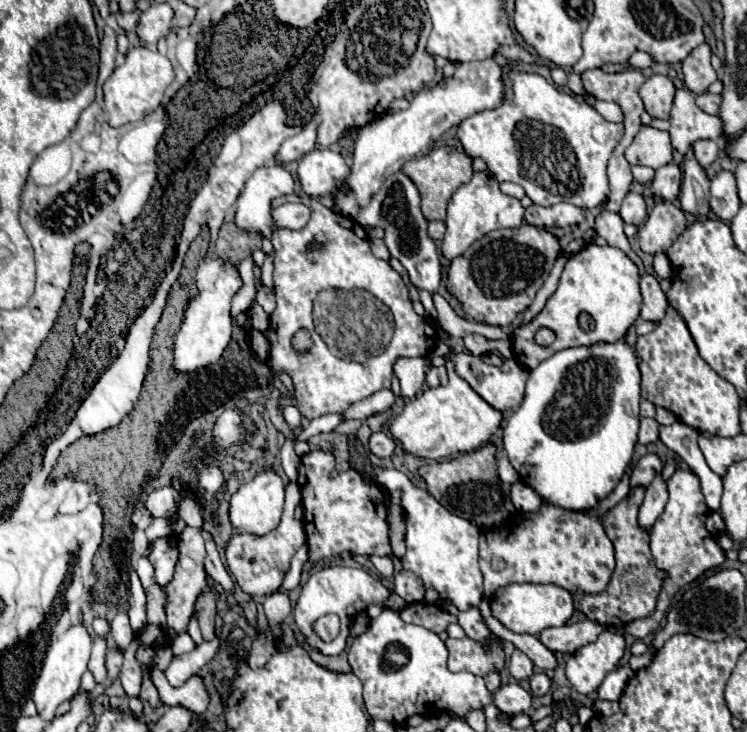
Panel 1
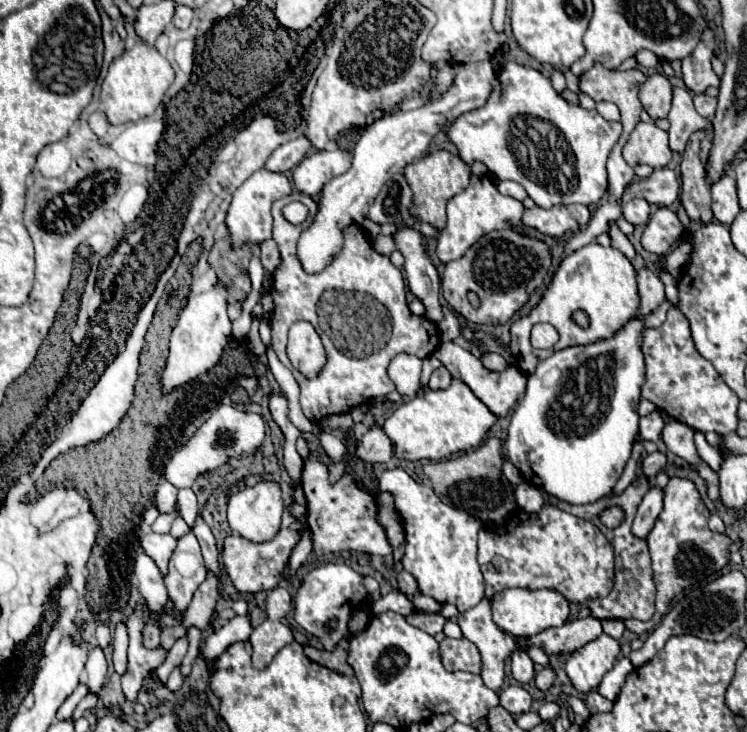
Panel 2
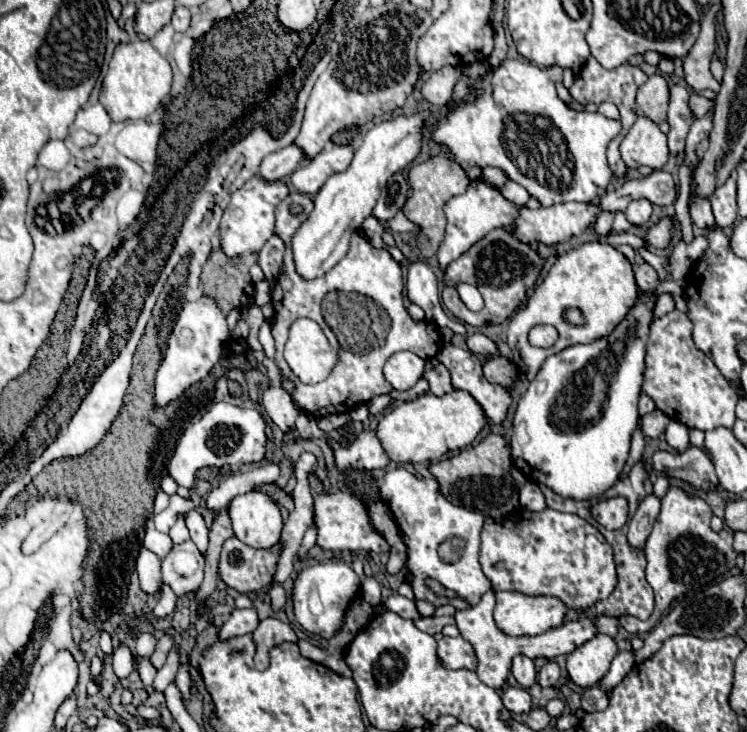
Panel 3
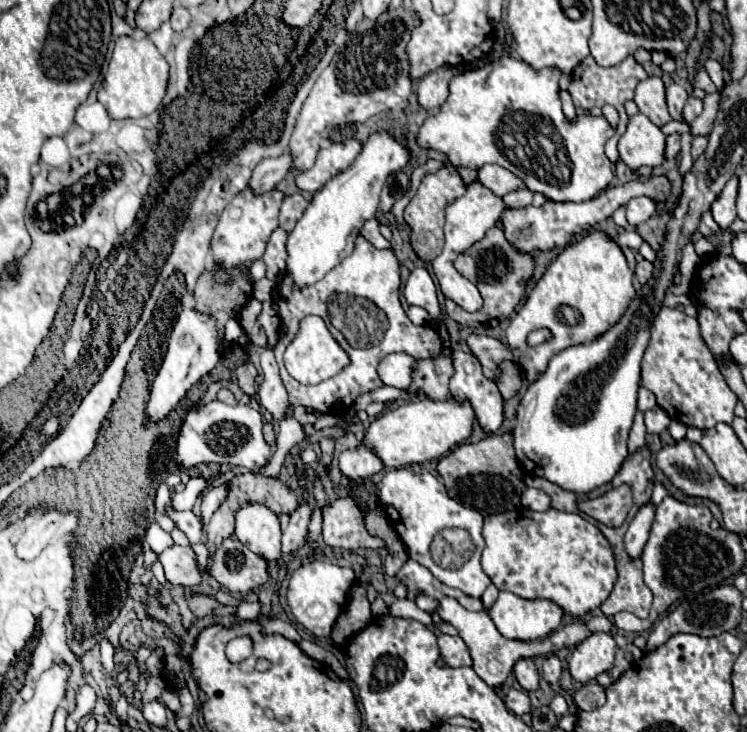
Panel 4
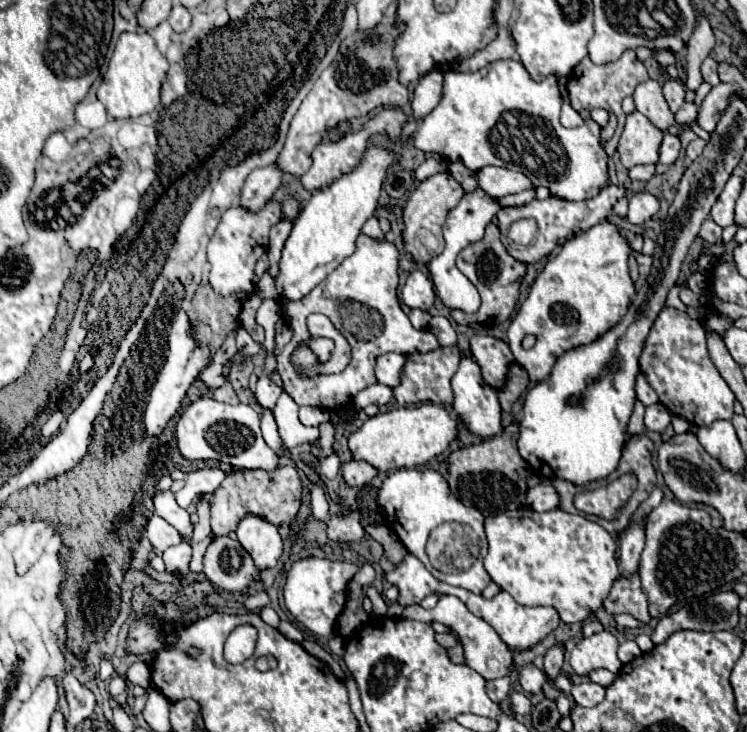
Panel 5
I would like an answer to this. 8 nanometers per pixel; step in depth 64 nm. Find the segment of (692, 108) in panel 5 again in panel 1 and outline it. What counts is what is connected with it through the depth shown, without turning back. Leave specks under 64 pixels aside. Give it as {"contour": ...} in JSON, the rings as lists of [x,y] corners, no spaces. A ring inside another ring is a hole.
{"contour":[[[704,92],[700,96],[696,96],[696,104],[702,112],[706,114],[718,114],[718,108],[720,108],[720,96],[718,94],[710,94],[710,92]]]}

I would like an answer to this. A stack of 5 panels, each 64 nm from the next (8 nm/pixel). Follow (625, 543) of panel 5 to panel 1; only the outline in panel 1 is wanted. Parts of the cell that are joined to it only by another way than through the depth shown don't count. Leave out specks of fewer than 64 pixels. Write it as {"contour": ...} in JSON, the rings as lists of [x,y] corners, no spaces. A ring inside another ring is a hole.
{"contour":[[[658,474],[656,480],[648,486],[644,502],[640,506],[638,512],[638,524],[644,530],[650,530],[652,524],[656,522],[656,518],[660,516],[660,512],[664,510],[664,504],[668,502],[668,490],[666,490],[666,482],[662,480],[662,476]]]}

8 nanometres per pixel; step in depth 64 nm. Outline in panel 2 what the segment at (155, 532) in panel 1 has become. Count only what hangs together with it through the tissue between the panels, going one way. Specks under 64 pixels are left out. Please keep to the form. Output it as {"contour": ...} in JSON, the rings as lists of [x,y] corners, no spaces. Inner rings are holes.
{"contour":[[[178,504],[174,506],[174,510],[168,514],[160,514],[154,524],[152,525],[152,530],[156,533],[169,533],[171,529],[171,525],[174,522],[174,518],[176,516],[180,516],[180,512],[178,512]]]}

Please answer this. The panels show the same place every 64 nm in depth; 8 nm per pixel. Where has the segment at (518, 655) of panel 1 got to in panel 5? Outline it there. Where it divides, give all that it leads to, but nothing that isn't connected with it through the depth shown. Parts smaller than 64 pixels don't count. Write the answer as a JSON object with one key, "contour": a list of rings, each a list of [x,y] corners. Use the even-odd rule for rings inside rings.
{"contour":[[[534,664],[522,666],[518,670],[518,676],[520,676],[520,684],[522,684],[524,692],[528,692],[528,694],[538,694],[542,690],[542,684],[548,680],[546,674],[540,668],[536,668]]]}

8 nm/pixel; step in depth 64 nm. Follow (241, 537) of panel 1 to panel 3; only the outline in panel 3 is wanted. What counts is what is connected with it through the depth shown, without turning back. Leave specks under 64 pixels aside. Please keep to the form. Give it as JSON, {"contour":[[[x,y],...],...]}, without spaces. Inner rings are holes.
{"contour":[[[232,536],[222,546],[218,576],[228,588],[238,590],[240,594],[258,592],[274,582],[278,556],[280,546],[270,550],[256,550],[248,548],[248,544]]]}

